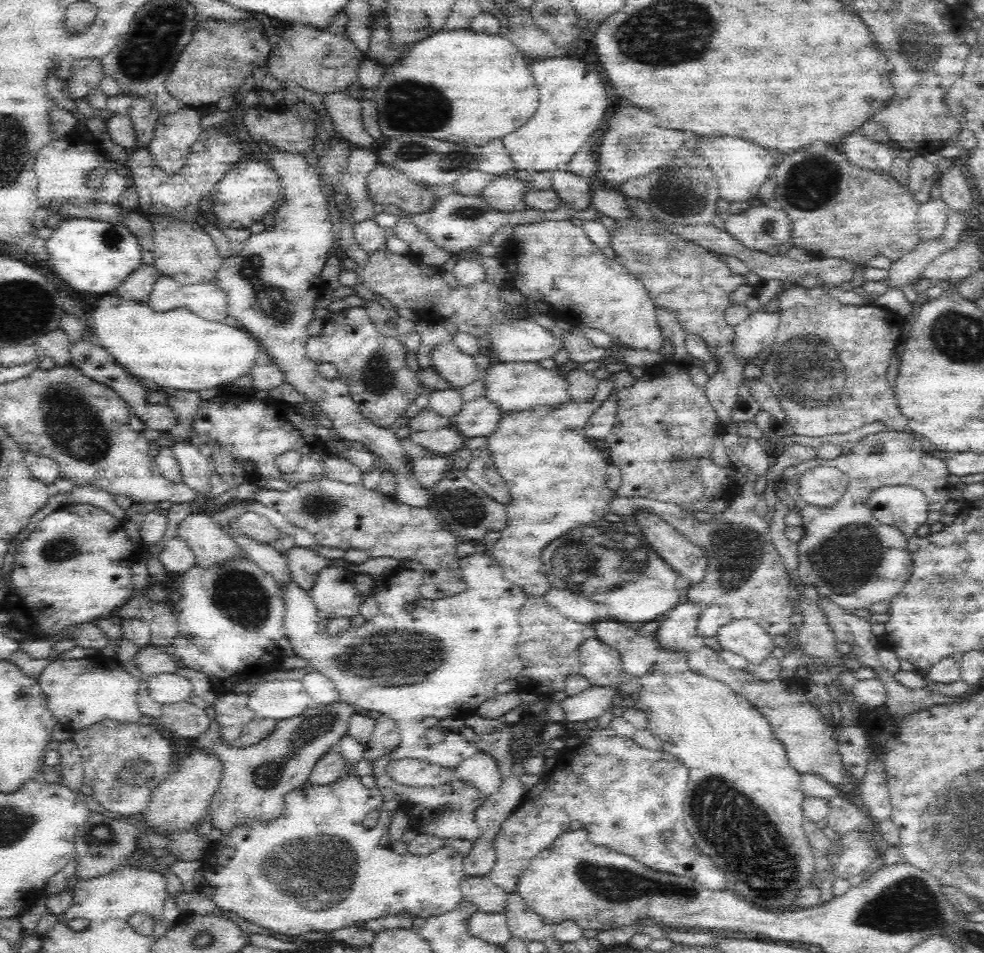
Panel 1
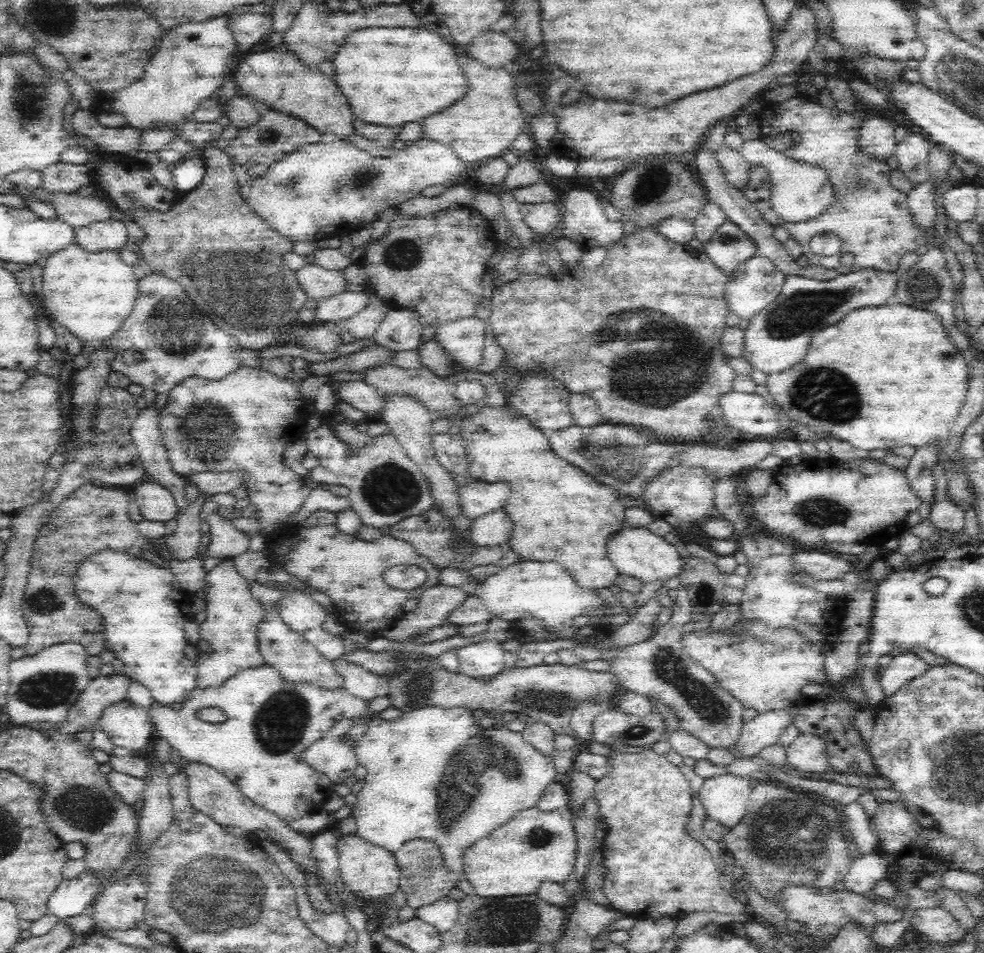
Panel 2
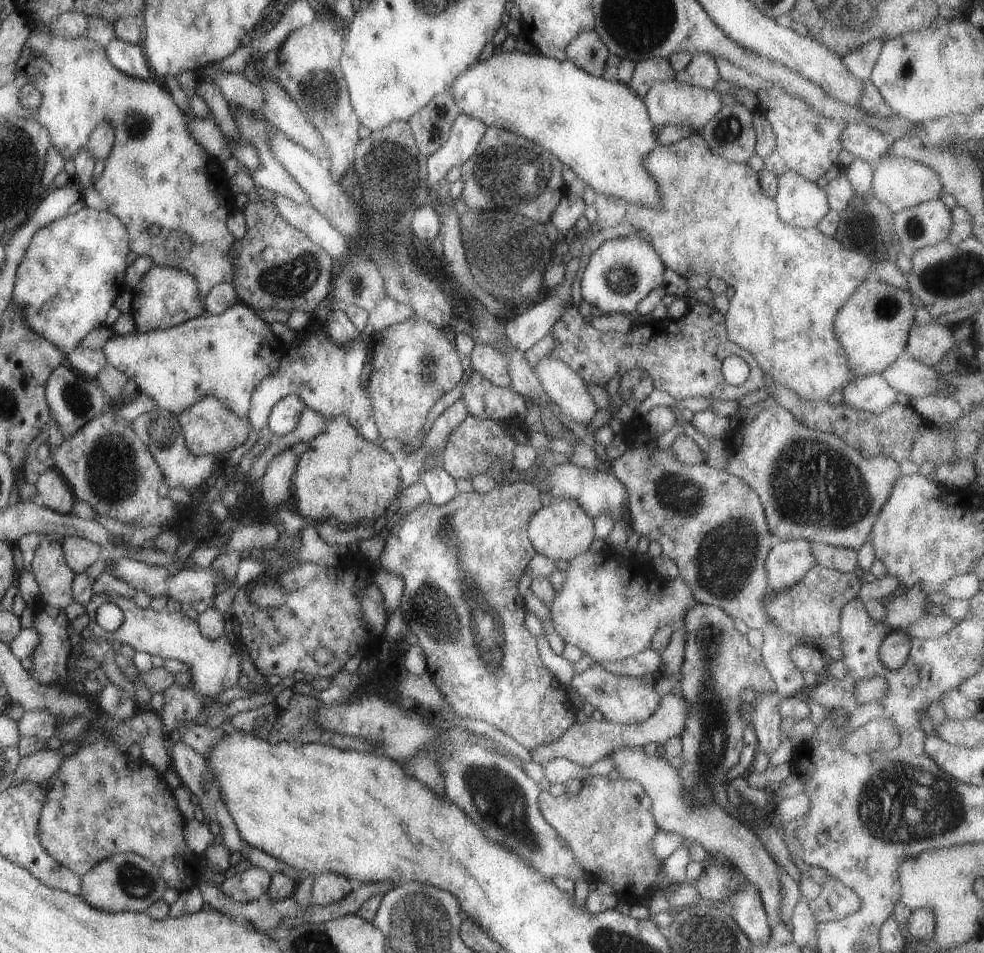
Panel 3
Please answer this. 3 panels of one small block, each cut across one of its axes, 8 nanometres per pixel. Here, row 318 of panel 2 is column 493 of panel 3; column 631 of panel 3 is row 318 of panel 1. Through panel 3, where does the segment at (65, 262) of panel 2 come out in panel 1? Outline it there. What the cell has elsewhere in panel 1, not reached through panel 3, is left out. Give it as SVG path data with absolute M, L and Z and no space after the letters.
M107 295L99 300L98 307L89 313L93 320L91 336L130 375L148 383L179 391L202 392L202 390L227 387L244 376L252 376L263 346L242 328L213 322L193 314L186 308L168 312L154 312L148 304L122 300L117 295Z

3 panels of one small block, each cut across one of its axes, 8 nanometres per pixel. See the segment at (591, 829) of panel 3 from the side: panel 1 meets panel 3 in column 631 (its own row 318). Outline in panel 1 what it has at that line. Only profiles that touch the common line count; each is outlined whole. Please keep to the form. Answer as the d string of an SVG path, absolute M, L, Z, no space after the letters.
M790 287L785 291L779 292L777 295L779 299L779 316L781 319L778 332L776 332L776 340L770 348L768 348L769 356L761 365L762 375L759 377L770 387L770 390L776 395L776 398L781 401L780 406L785 414L785 420L782 420L782 425L792 430L793 433L800 436L828 436L830 434L848 434L852 430L858 430L862 426L868 426L868 424L874 424L874 422L882 422L892 431L902 431L906 428L908 420L900 414L898 410L898 403L896 402L895 392L893 387L888 383L888 368L890 368L890 362L892 362L892 354L897 348L898 337L900 337L907 328L905 327L905 319L890 309L875 306L874 304L868 305L842 305L838 301L835 301L833 297L830 297L828 293L825 293L823 289L819 287L813 287L806 289L804 287Z

